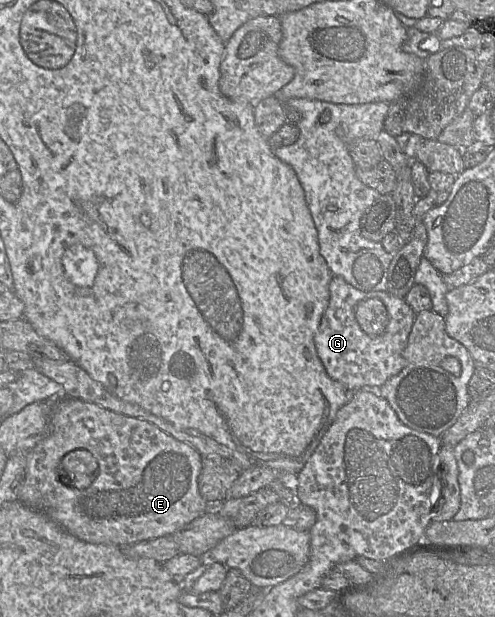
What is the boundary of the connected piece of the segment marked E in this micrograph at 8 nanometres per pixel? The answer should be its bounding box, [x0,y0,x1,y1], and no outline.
[18,397,209,547]

